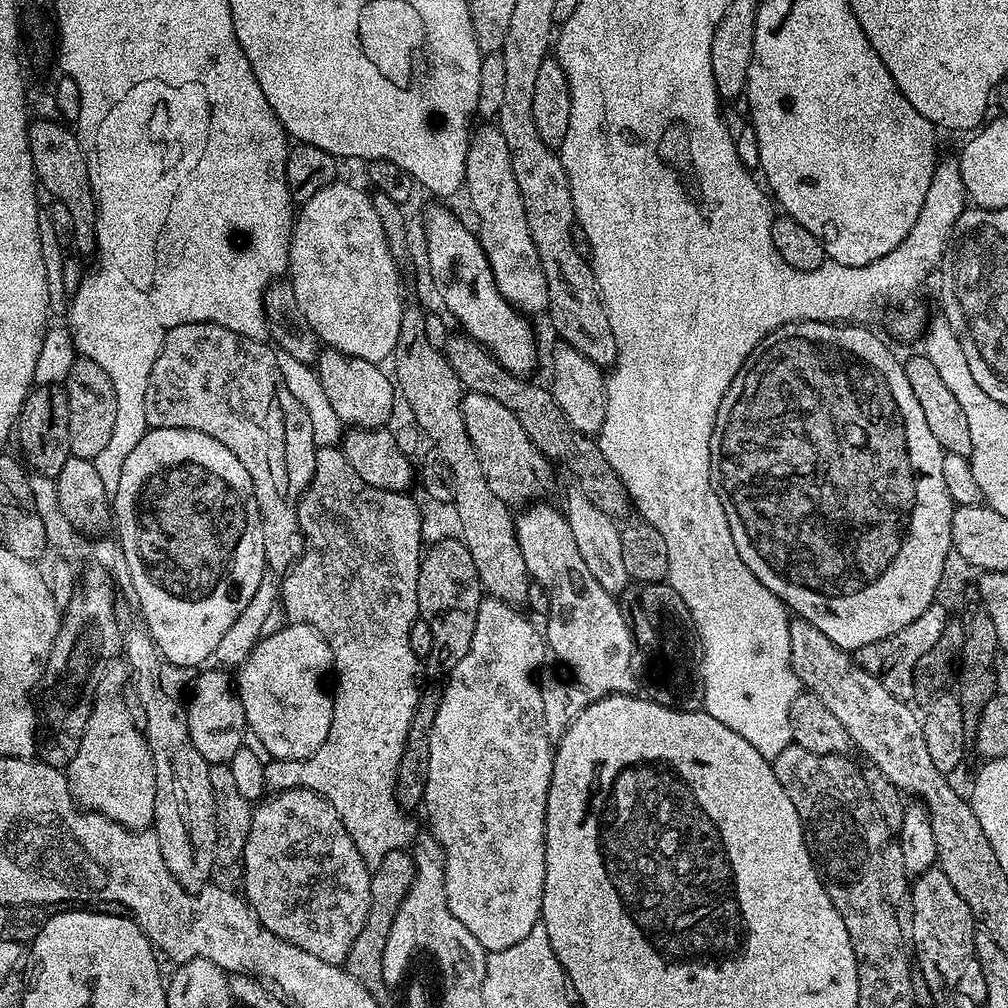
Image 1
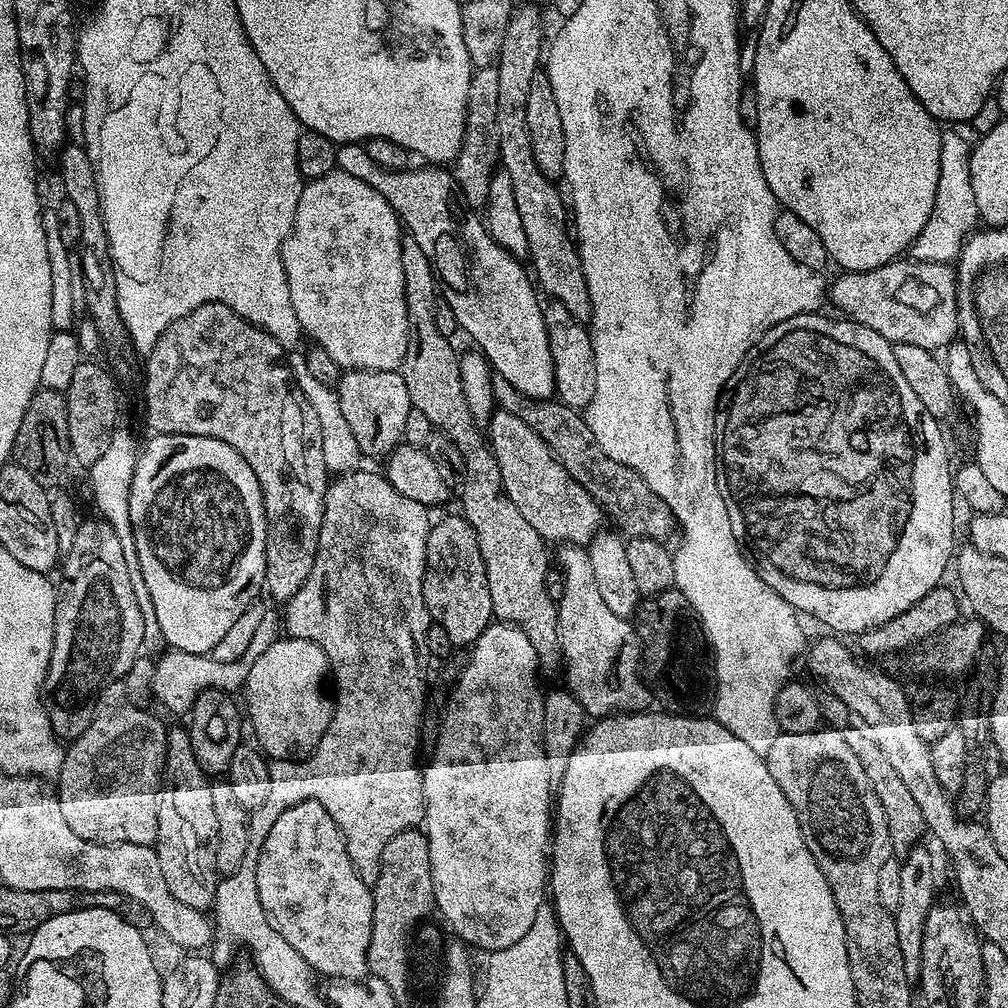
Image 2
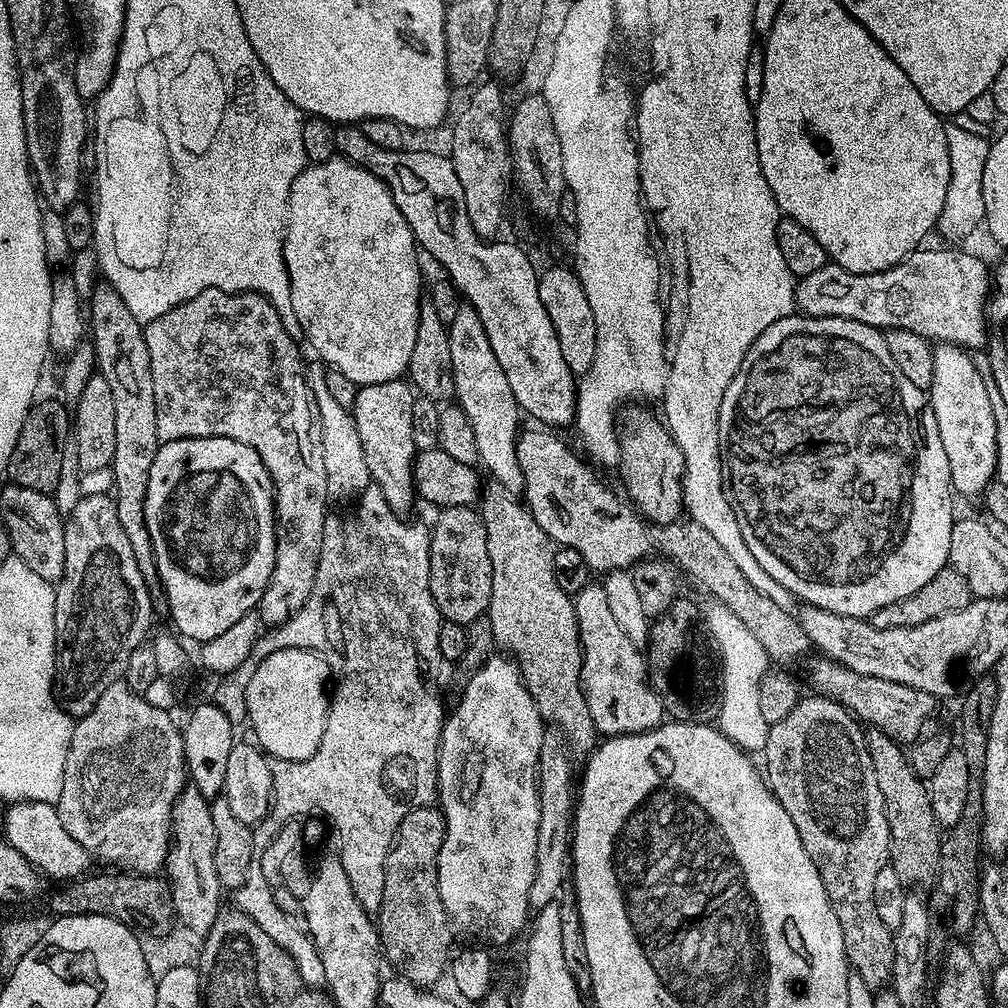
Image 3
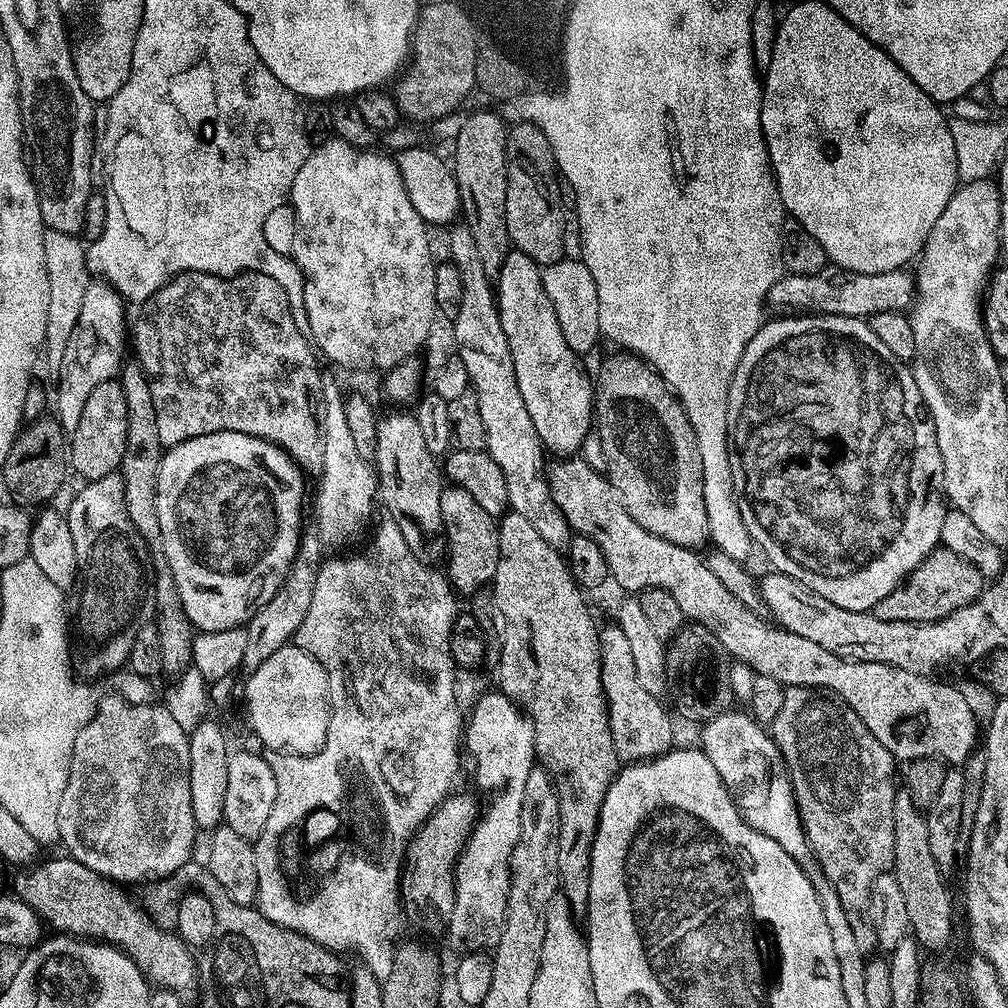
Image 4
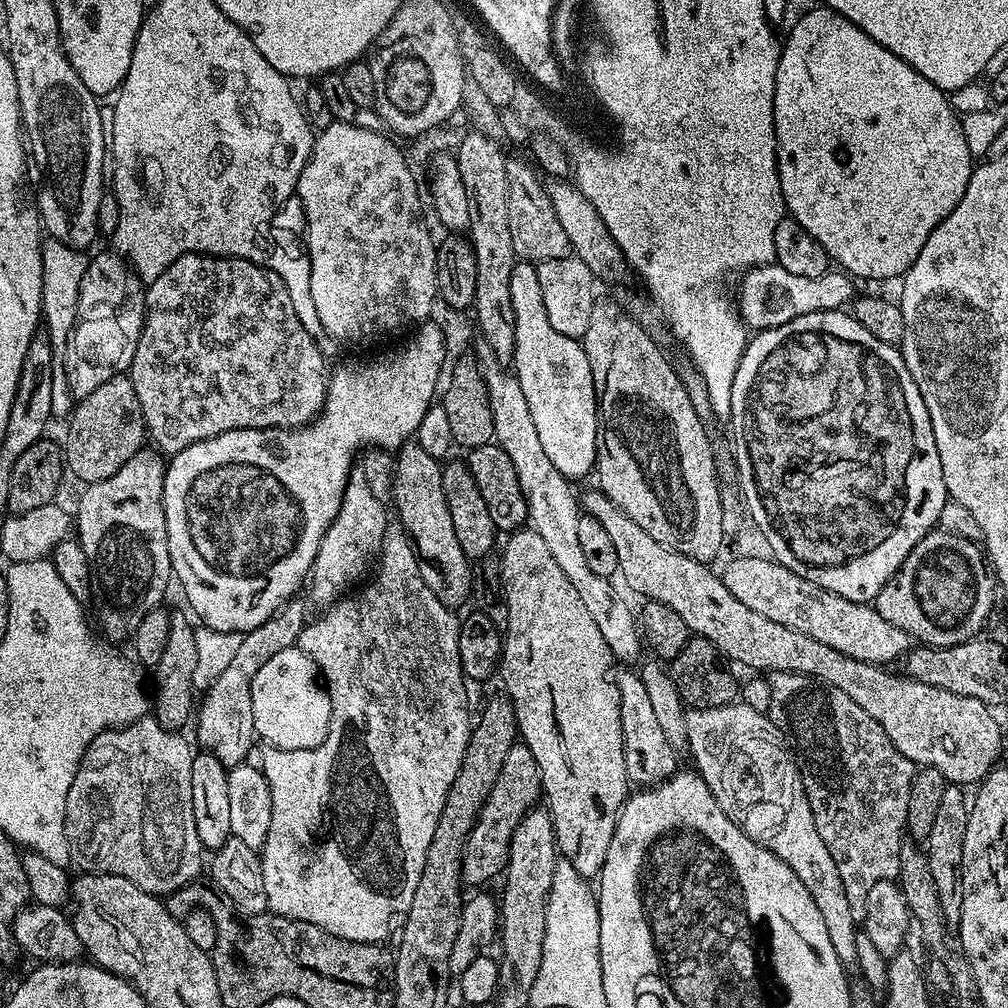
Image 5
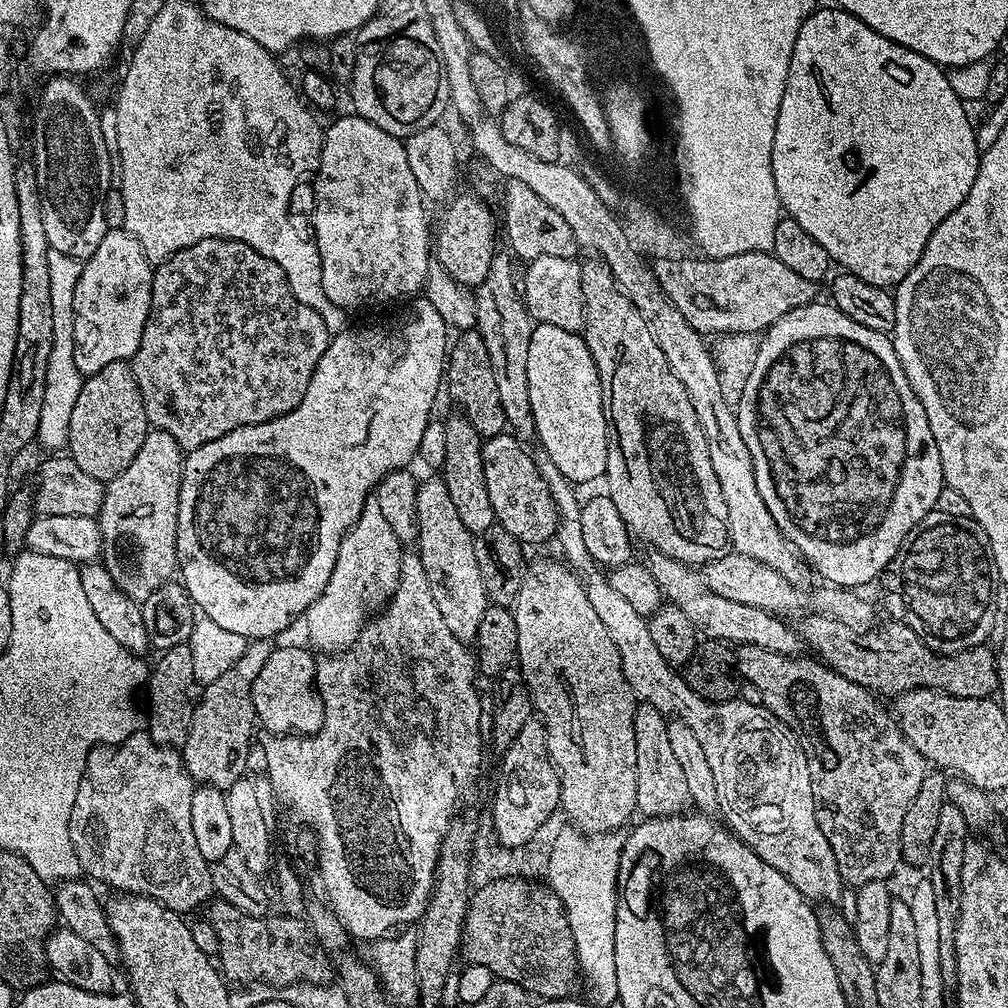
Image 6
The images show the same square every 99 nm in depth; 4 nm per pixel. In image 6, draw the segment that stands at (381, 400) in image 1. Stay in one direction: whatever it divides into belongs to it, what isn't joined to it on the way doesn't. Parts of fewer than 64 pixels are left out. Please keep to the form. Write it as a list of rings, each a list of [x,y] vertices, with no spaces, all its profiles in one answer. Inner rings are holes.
[[[432,474],[429,480],[421,479],[416,488],[417,536],[414,544],[416,548],[420,547],[418,555],[422,570],[426,570],[426,582],[430,582],[430,594],[434,594],[434,602],[450,634],[454,634],[458,642],[471,645],[478,634],[482,614],[486,614],[490,603],[475,558],[474,533],[462,526],[462,518],[458,518],[458,510],[439,475]]]

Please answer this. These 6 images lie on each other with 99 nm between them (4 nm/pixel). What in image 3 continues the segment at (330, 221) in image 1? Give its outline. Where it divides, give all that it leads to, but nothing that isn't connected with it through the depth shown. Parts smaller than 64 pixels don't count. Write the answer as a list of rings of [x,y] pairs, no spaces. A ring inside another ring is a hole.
[[[337,154],[326,162],[317,164],[309,163],[294,178],[294,186],[290,186],[288,199],[288,222],[284,230],[284,261],[286,270],[290,274],[290,302],[294,302],[294,314],[298,314],[298,322],[302,322],[304,340],[314,351],[319,359],[329,369],[346,374],[350,382],[357,386],[390,382],[401,379],[408,371],[410,354],[414,354],[414,338],[418,338],[418,314],[420,313],[420,260],[416,257],[418,245],[406,218],[402,218],[402,210],[394,206],[394,198],[390,190],[370,170],[362,170],[354,162],[344,159]]]

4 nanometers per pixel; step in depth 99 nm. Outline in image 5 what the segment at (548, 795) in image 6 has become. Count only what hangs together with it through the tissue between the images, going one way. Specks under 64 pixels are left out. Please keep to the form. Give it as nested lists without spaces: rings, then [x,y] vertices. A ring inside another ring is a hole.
[[[523,742],[513,744],[506,754],[506,762],[502,762],[502,771],[494,782],[494,790],[486,798],[476,825],[468,836],[464,847],[464,859],[484,880],[491,876],[499,877],[505,871],[508,862],[508,847],[512,842],[512,835],[518,822],[528,811],[537,807],[542,796],[540,771],[538,762],[534,762],[534,754]]]

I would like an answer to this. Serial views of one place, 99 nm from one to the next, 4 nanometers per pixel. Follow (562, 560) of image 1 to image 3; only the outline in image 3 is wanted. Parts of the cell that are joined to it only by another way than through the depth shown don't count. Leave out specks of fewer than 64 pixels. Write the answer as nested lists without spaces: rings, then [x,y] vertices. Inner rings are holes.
[[[587,583],[585,587],[574,596],[574,603],[576,605],[576,617],[578,618],[578,630],[580,631],[580,650],[584,655],[582,658],[582,670],[580,671],[580,685],[584,691],[586,706],[590,706],[590,718],[594,722],[597,733],[599,733],[601,737],[607,738],[610,736],[629,736],[630,734],[638,734],[639,732],[648,732],[651,728],[659,728],[662,721],[665,719],[666,713],[662,706],[662,702],[658,698],[658,694],[652,689],[651,684],[648,683],[645,653],[641,651],[641,649],[636,648],[634,642],[630,642],[630,638],[626,638],[626,633],[618,627],[618,622],[614,618],[614,613],[611,612],[610,605],[606,602],[606,590],[604,589],[603,583]]]

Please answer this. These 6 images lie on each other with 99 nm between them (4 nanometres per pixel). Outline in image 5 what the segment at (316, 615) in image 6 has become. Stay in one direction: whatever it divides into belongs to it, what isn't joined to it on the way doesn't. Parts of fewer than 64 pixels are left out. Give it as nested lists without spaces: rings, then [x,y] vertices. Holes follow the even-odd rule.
[[[353,471],[348,478],[348,491],[340,503],[340,513],[334,518],[332,527],[326,530],[322,538],[323,545],[318,546],[314,580],[316,576],[316,600],[324,604],[320,606],[331,605],[337,597],[347,593],[348,584],[354,583],[356,576],[363,574],[368,560],[375,561],[379,557],[380,547],[384,544],[383,537],[388,533],[390,523],[390,517],[380,510],[382,503],[373,497],[373,491],[362,472]]]

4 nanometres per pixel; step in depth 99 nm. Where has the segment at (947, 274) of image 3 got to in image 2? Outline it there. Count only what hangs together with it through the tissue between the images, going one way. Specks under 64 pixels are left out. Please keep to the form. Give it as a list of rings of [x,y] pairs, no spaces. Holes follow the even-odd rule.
[[[901,258],[892,260],[886,266],[878,266],[869,272],[846,272],[841,271],[840,277],[830,284],[830,304],[837,308],[837,313],[843,314],[847,319],[854,320],[856,323],[866,326],[870,330],[874,330],[878,334],[882,334],[882,338],[886,338],[892,345],[894,344],[910,344],[912,346],[922,346],[923,348],[931,348],[933,350],[947,349],[948,345],[957,339],[960,331],[960,322],[958,320],[958,310],[956,309],[956,273],[952,264],[935,264],[934,262],[922,262],[911,258]]]

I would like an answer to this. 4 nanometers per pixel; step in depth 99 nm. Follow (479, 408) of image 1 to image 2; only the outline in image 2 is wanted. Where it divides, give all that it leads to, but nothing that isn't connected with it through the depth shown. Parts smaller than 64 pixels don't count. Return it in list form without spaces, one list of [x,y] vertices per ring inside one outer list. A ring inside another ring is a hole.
[[[493,411],[492,419],[486,424],[486,439],[498,462],[498,470],[502,470],[504,492],[543,540],[551,543],[553,540],[556,546],[586,546],[596,537],[603,525],[600,523],[606,520],[604,510],[566,472],[550,446],[522,418]]]

